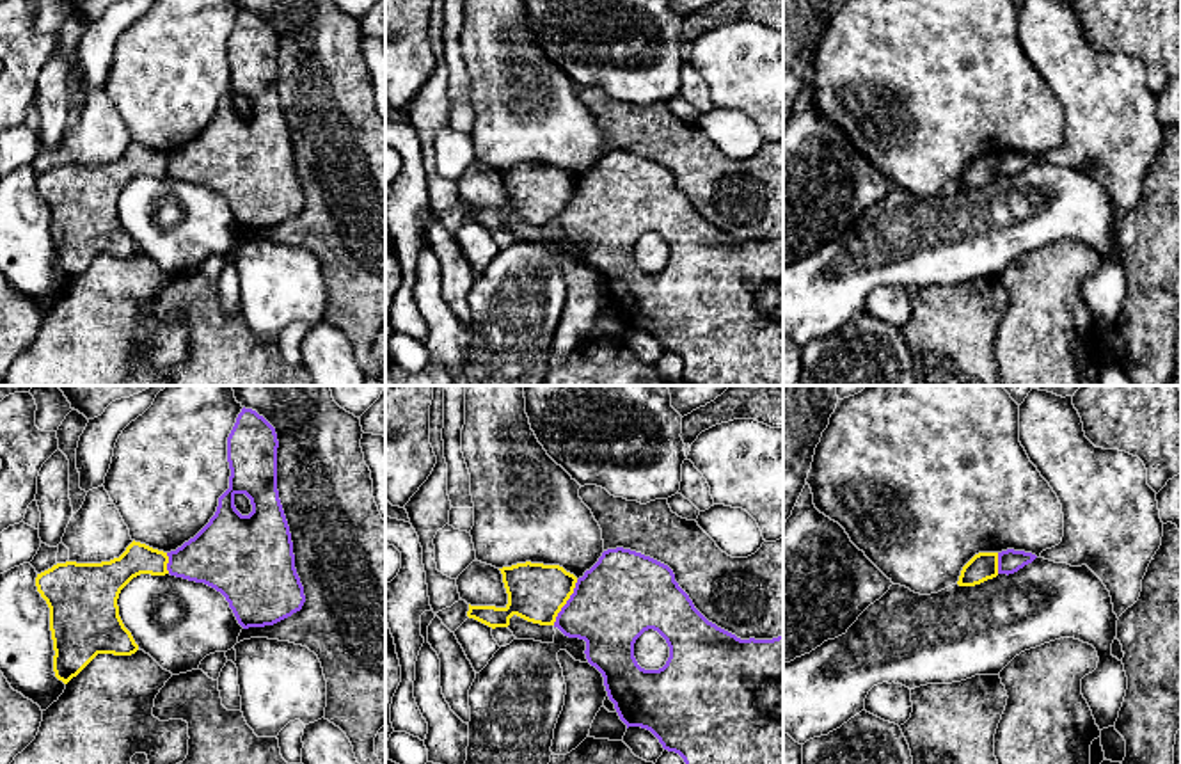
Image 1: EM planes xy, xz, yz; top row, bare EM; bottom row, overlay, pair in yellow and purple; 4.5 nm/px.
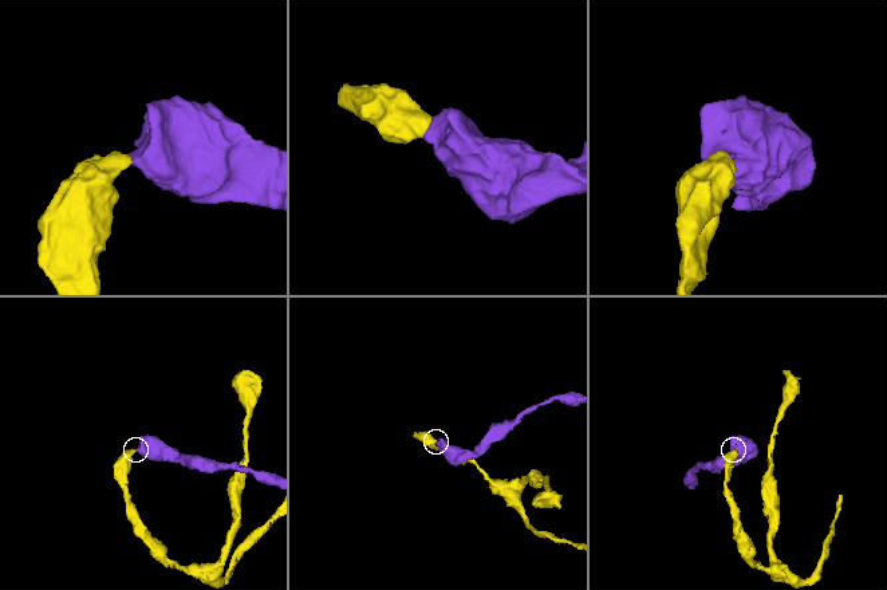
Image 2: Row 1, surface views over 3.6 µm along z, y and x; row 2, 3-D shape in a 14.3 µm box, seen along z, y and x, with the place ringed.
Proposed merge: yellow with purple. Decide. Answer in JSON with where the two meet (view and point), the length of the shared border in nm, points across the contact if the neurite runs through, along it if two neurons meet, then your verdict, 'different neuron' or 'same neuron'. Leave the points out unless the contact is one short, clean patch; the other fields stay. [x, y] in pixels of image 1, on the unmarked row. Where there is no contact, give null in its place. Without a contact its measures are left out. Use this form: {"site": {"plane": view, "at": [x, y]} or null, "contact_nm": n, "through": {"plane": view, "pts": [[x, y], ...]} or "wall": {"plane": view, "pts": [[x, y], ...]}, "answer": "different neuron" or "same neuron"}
{"site": {"plane": "xz", "at": [565, 205]}, "contact_nm": 240, "wall": {"plane": "xz", "pts": [[578, 182], [553, 226]]}, "answer": "different neuron"}

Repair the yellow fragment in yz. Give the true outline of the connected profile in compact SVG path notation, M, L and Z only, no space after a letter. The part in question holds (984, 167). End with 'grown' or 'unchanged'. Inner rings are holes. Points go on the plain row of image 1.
M979 155L961 172L959 188L975 188L998 178L998 155Z | unchanged

